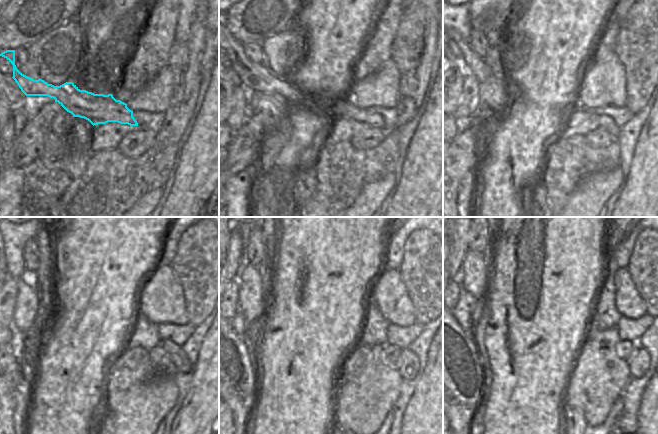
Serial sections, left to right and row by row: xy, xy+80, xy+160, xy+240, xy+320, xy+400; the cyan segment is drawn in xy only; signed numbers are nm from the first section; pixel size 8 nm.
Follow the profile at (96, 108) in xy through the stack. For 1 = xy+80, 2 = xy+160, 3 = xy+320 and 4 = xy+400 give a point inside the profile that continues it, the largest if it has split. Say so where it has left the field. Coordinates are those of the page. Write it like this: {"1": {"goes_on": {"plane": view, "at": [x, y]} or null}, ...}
{"1": {"goes_on": {"plane": "xy+80", "at": [258, 78]}}, "2": {"goes_on": {"plane": "xy+160", "at": [474, 65]}}, "3": {"goes_on": {"plane": "xy+320", "at": [409, 363]}}, "4": {"goes_on": {"plane": "xy+400", "at": [638, 361]}}}

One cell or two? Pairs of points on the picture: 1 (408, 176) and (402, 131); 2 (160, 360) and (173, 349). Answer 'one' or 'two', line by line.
1: two
2: two

